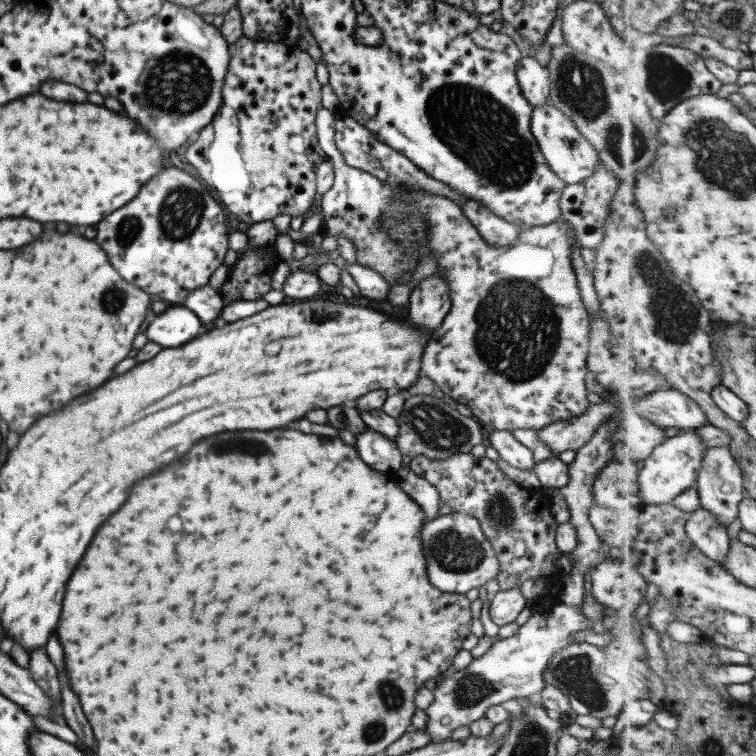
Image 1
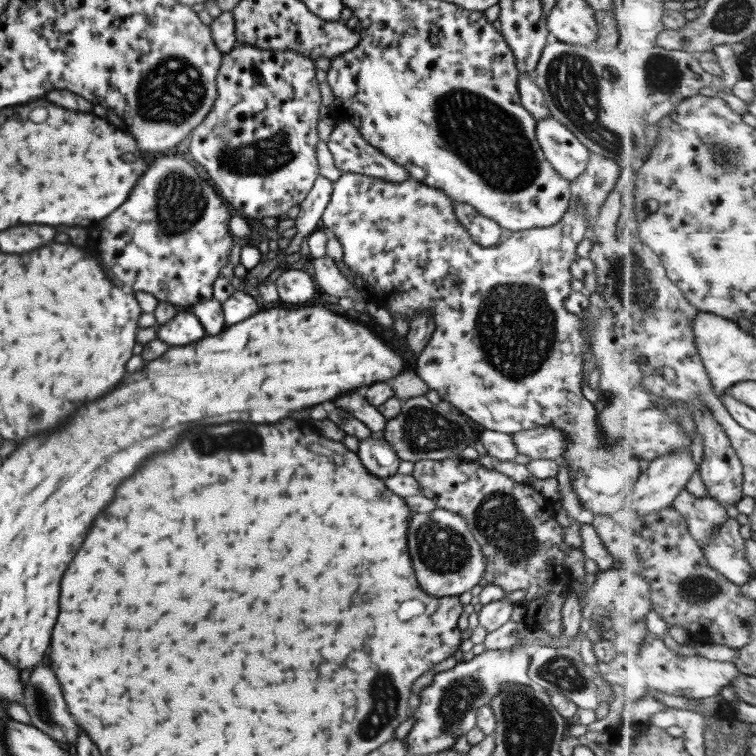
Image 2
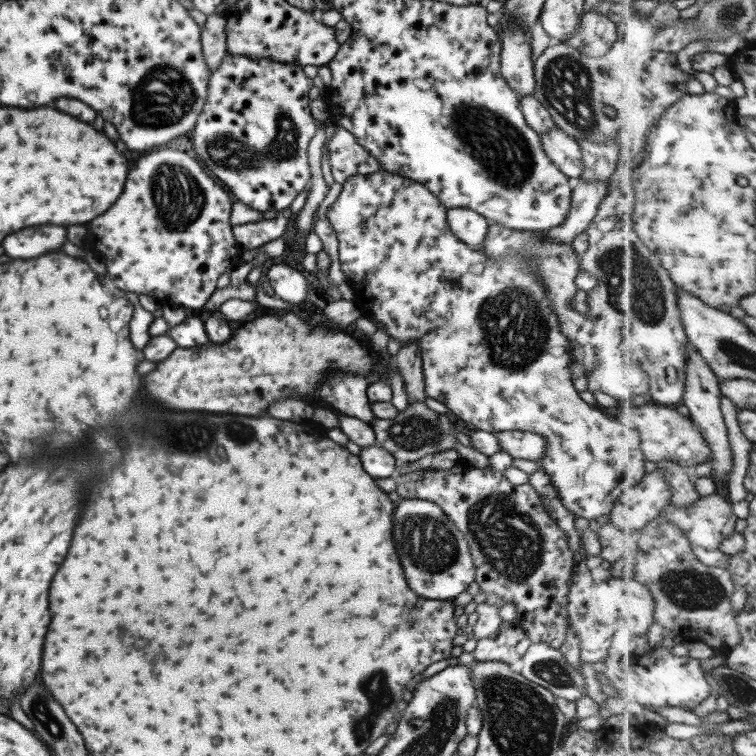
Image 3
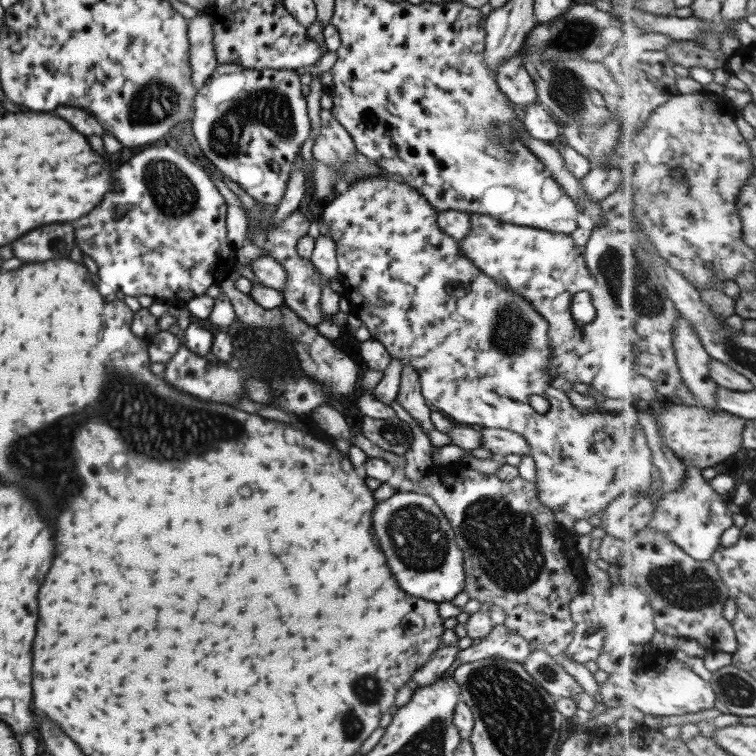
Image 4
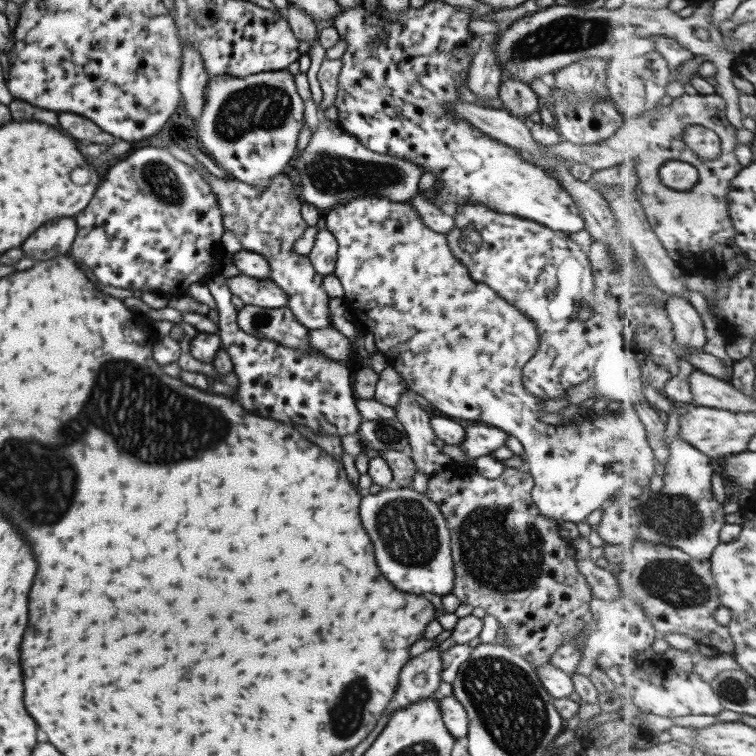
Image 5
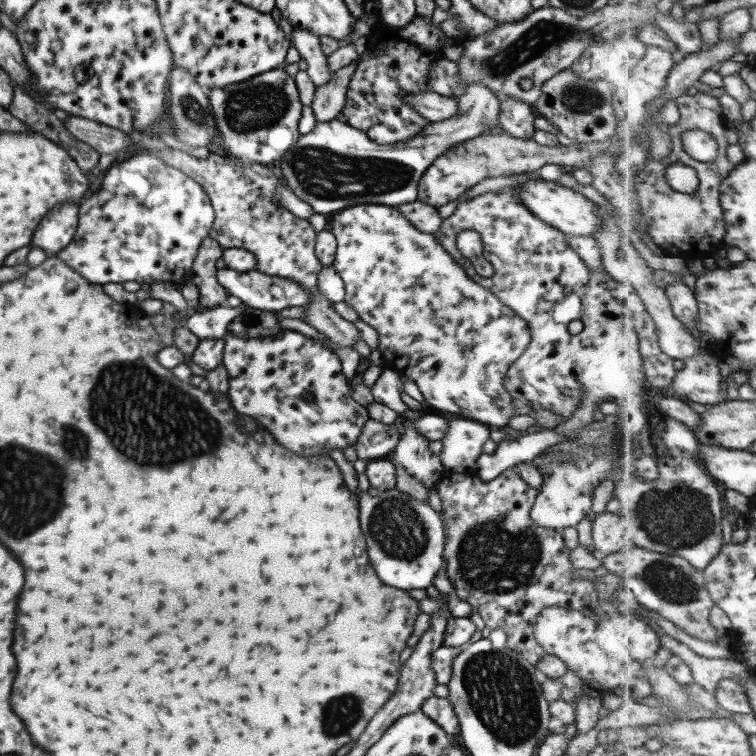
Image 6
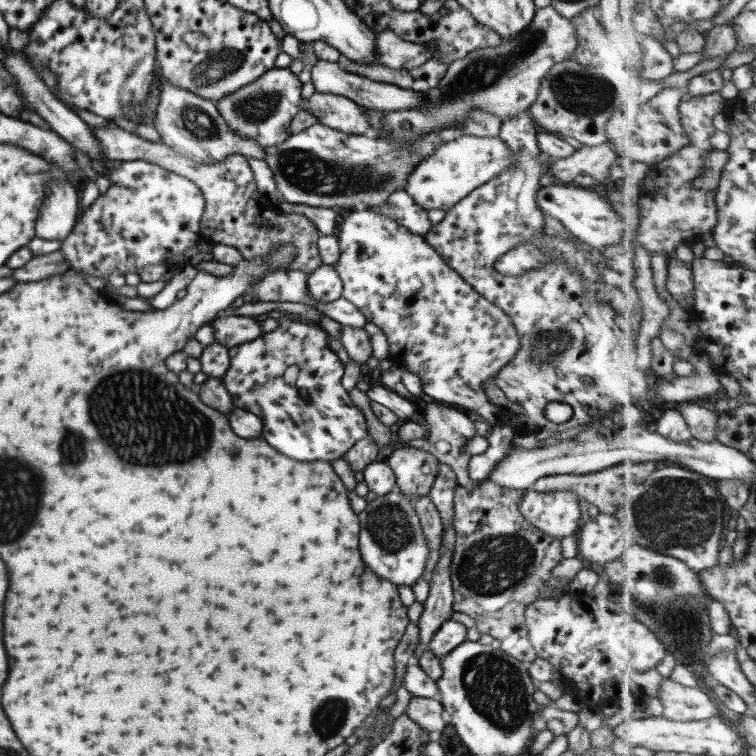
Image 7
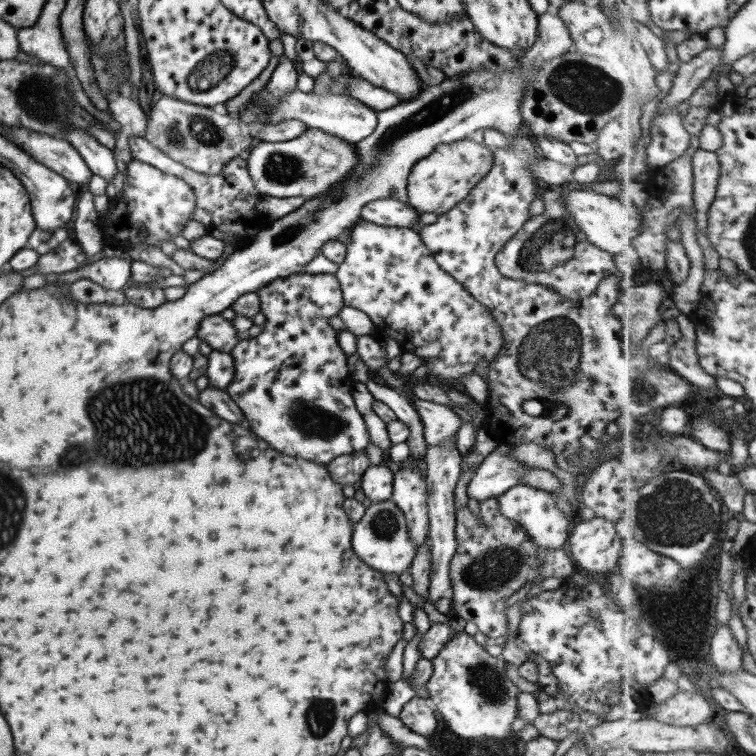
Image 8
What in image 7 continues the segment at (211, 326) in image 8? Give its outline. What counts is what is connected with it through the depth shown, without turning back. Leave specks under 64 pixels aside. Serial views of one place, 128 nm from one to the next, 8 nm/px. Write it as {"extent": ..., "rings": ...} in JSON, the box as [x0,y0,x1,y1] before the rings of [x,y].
{"extent":[214,316,263,349],"rings":[[[221,316],[214,319],[214,340],[229,349],[263,334],[260,321],[251,316]]]}

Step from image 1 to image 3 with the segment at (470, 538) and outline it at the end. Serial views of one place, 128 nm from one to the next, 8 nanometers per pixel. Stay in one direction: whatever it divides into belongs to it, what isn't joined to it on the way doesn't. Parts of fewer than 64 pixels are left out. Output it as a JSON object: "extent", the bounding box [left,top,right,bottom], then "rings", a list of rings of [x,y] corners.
{"extent":[394,498,476,600],"rings":[[[403,498],[396,504],[394,536],[396,552],[404,566],[410,588],[423,599],[454,600],[474,582],[476,567],[464,533],[436,503],[420,498]]]}

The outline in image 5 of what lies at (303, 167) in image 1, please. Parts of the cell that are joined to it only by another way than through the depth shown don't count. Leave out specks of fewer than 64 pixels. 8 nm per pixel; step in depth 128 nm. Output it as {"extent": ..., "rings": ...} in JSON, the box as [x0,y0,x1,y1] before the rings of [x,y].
{"extent":[195,69,304,188],"rings":[[[287,69],[259,72],[244,78],[210,77],[204,89],[204,110],[195,121],[197,140],[214,162],[236,180],[268,188],[296,155],[298,133],[304,128],[304,100]]]}

